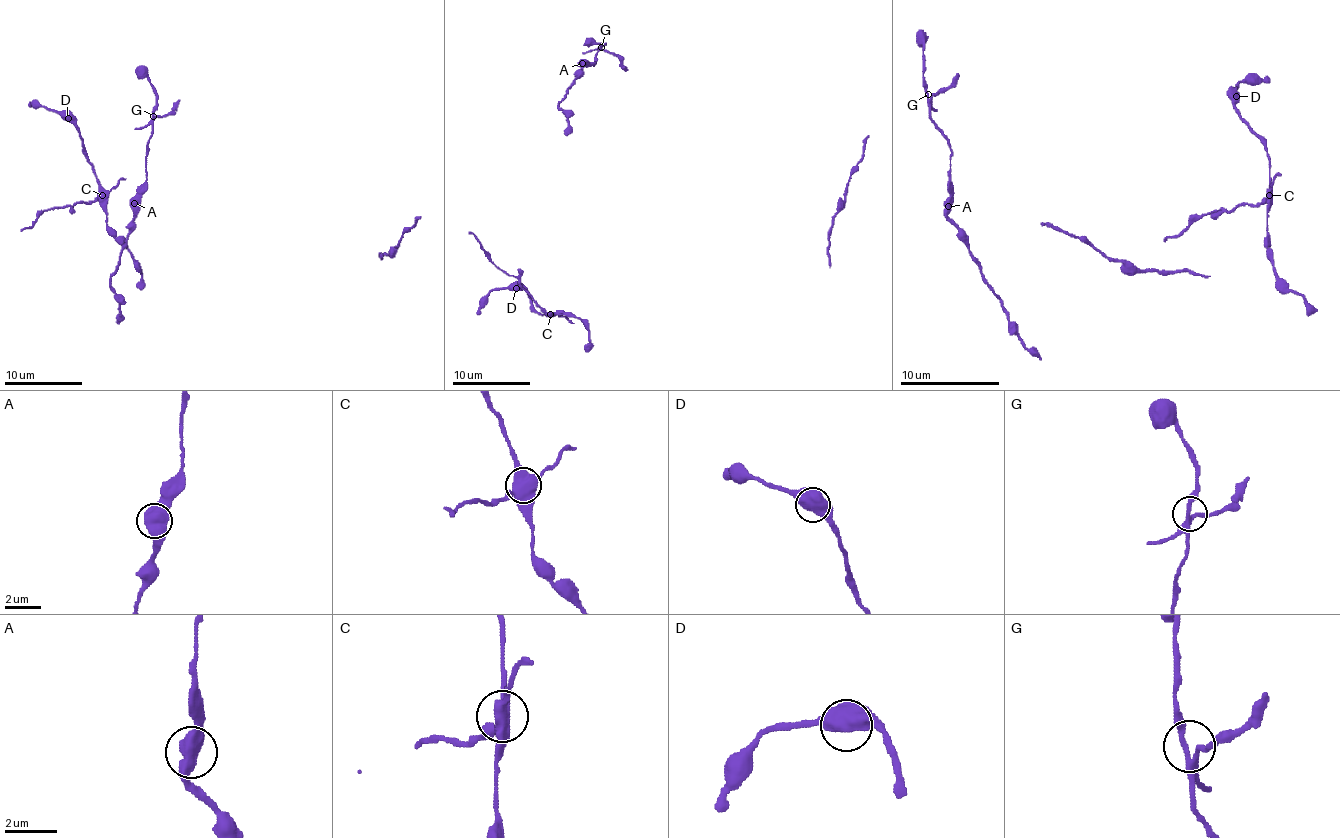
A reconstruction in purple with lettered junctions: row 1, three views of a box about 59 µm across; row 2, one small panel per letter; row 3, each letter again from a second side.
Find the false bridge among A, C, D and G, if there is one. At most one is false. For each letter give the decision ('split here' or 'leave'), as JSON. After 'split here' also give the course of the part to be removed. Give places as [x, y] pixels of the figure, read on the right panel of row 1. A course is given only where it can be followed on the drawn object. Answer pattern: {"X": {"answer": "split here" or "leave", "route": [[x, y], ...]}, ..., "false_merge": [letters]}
{"A": {"answer": "leave"}, "C": {"answer": "split here", "route": [[1269, 196], [1261, 203], [1239, 203], [1226, 211], [1204, 213], [1164, 240]]}, "D": {"answer": "leave"}, "G": {"answer": "leave"}, "false_merge": ["C"]}

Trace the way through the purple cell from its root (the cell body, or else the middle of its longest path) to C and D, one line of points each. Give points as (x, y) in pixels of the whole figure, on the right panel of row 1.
C: (1241, 203), (1259, 206), (1269, 196)
D: (1241, 203), (1259, 206), (1269, 196), (1269, 154), (1264, 141), (1239, 114), (1236, 96)

